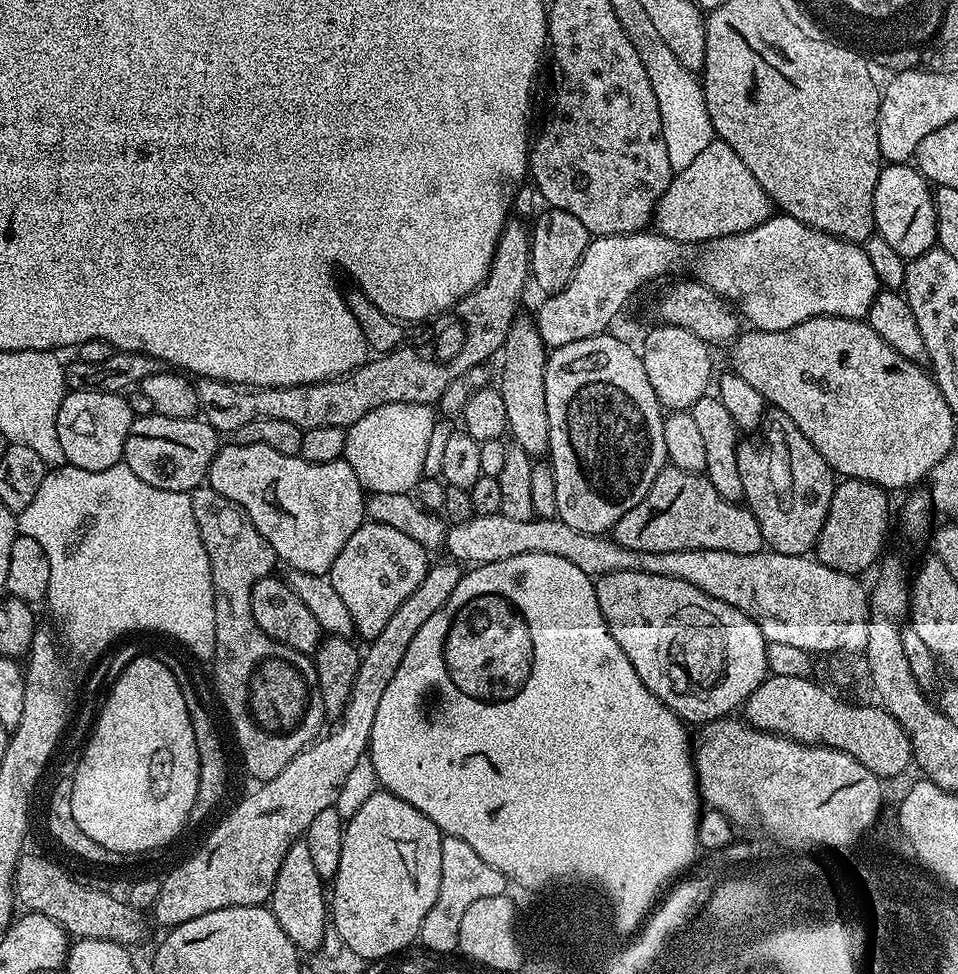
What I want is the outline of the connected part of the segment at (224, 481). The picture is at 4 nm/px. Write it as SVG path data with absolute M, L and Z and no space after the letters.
M225 443L210 462L207 487L218 490L222 498L230 498L254 522L256 529L270 542L277 557L289 565L289 569L323 576L334 566L334 558L342 554L342 546L350 542L350 534L358 530L366 520L366 493L360 487L354 470L344 459L315 464L306 462L300 455L287 456L270 450L270 446L242 446Z

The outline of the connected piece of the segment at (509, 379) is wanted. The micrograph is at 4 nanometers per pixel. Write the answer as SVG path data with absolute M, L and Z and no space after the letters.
M517 315L516 320L510 326L510 334L506 334L506 342L502 349L504 365L500 368L498 387L502 394L502 402L506 405L508 432L510 436L516 439L513 440L515 447L521 448L527 456L540 458L547 453L550 442L550 418L546 418L546 362L548 361L548 352L536 329L535 319L531 315L524 315Z

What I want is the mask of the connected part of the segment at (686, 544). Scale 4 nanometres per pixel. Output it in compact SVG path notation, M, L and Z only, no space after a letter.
M665 466L654 486L610 529L611 539L639 552L672 550L726 550L730 554L754 554L765 547L758 518L743 503L722 498L707 476Z

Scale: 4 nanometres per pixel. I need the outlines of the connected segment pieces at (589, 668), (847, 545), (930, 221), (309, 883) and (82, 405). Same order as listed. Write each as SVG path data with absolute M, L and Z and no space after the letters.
M518 554L514 558L506 558L502 562L490 562L465 571L461 575L458 586L454 586L454 594L450 594L450 598L446 598L446 606L442 606L442 610L438 610L438 614L434 614L422 625L422 630L418 630L418 634L414 634L414 642L410 642L410 646L406 650L406 658L402 658L402 666L398 666L398 674L394 674L394 678L390 678L390 686L386 686L386 694L382 694L382 702L378 702L378 714L374 714L374 726L368 739L367 755L371 759L379 787L383 791L394 794L398 798L410 802L410 806L422 810L422 814L426 814L426 818L430 818L430 822L434 822L440 827L444 836L462 838L462 842L466 842L466 846L470 846L485 862L490 862L490 866L494 866L494 870L502 870L502 874L513 885L519 884L519 887L525 890L528 886L543 886L544 880L553 880L553 878L573 876L584 880L600 880L601 886L608 888L612 900L615 900L614 921L616 920L617 926L620 928L634 927L633 929L635 929L641 923L639 920L644 915L644 918L647 917L657 907L665 889L681 873L692 868L698 856L696 827L700 825L702 797L700 786L696 782L694 744L690 739L690 732L688 736L687 731L689 732L689 729L684 721L674 714L674 710L670 710L657 696L650 694L650 690L646 690L642 678L638 678L638 670L634 670L630 658L626 658L626 654L622 654L622 646L618 646L618 642L614 642L614 634L610 634L610 630L602 618L602 610L598 606L593 577L582 574L582 570L578 570L578 566L573 566L571 562L566 562L566 558L554 558L554 554Z
M841 479L837 483L826 522L816 539L815 559L839 572L861 574L881 559L884 535L888 532L889 493L865 480Z
M911 163L881 167L878 186L874 186L874 222L875 231L905 262L937 247L936 197L929 181Z
M303 838L296 840L286 850L282 866L278 868L278 878L274 882L270 911L282 926L286 938L301 953L321 951L324 934L330 928L330 900L326 895L326 881L318 874L310 858L310 846Z
M72 390L58 410L58 439L62 442L65 461L82 470L106 470L124 459L126 434L134 419L134 411L118 392Z

